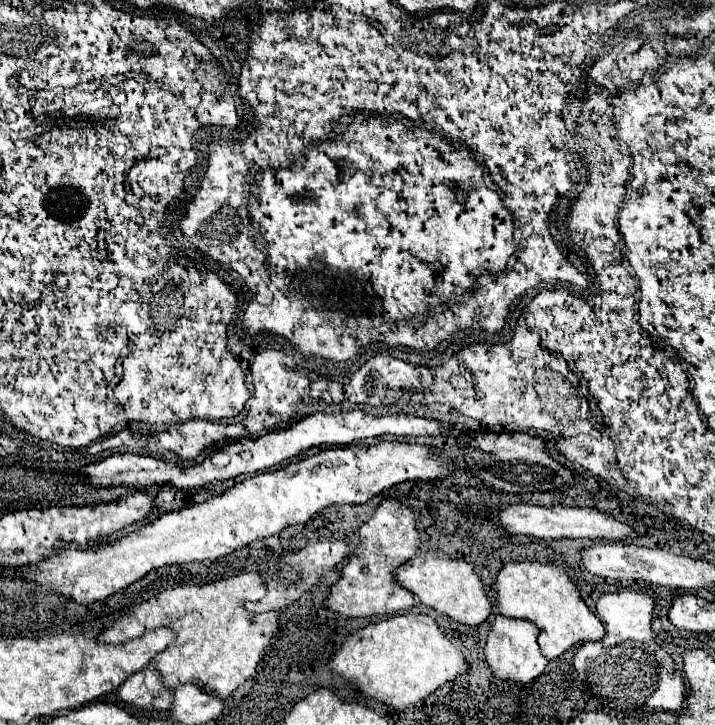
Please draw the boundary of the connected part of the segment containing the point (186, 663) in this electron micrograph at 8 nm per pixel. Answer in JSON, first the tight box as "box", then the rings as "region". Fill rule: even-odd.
{"box":[96,573,278,699],"region":[[[240,573],[212,583],[168,587],[152,599],[138,603],[120,621],[96,635],[96,641],[124,643],[126,639],[142,637],[142,629],[168,627],[174,631],[176,639],[152,659],[152,667],[162,675],[164,687],[172,691],[178,685],[192,681],[206,693],[216,693],[216,697],[226,699],[244,681],[274,667],[276,649],[270,649],[268,645],[278,633],[278,621],[266,621],[266,613],[256,615],[242,607],[244,599],[264,597],[266,587],[262,575]]]}

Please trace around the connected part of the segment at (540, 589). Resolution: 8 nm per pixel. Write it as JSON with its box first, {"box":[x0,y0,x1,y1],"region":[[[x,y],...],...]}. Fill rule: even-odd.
{"box":[492,563,604,659],"region":[[[508,563],[498,573],[492,589],[496,591],[496,607],[500,615],[510,619],[526,619],[538,625],[538,643],[546,659],[556,659],[580,641],[598,641],[604,637],[602,621],[586,607],[576,585],[556,563]]]}

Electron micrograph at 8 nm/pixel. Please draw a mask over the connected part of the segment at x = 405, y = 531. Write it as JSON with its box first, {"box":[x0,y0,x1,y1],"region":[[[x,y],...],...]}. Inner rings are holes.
{"box":[324,501,420,617],"region":[[[382,501],[372,519],[358,531],[358,545],[342,569],[340,579],[330,587],[324,607],[346,617],[370,617],[408,611],[414,605],[414,595],[400,589],[394,581],[394,569],[416,555],[420,537],[416,531],[416,515],[398,501]]]}

